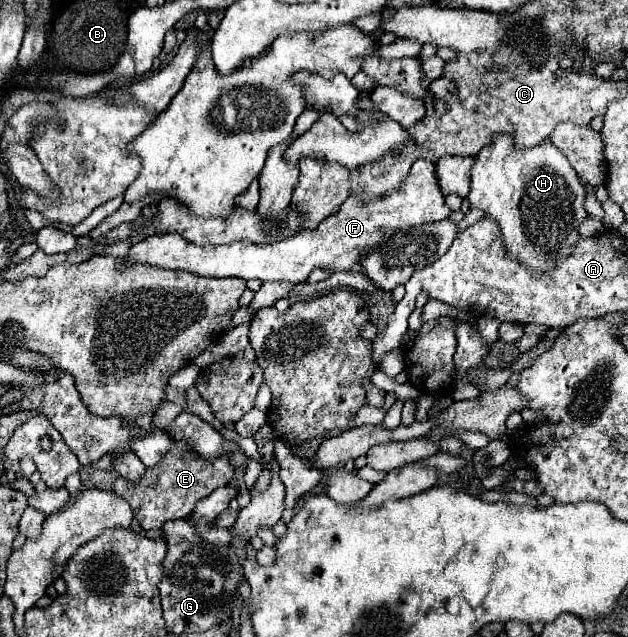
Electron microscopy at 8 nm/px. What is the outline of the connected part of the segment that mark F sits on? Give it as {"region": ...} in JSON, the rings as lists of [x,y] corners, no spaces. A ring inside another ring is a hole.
{"region":[[[415,161],[405,183],[397,189],[391,191],[389,195],[383,195],[379,199],[373,199],[369,203],[361,203],[359,195],[349,195],[347,201],[339,207],[339,211],[327,219],[323,219],[317,229],[303,229],[297,235],[277,241],[273,245],[255,245],[251,241],[233,241],[229,245],[195,245],[187,239],[183,239],[181,235],[175,233],[165,233],[165,235],[151,235],[139,243],[135,243],[129,251],[129,263],[147,263],[147,265],[155,265],[161,269],[181,269],[181,271],[189,271],[189,273],[197,273],[201,277],[239,277],[239,279],[259,279],[259,281],[291,281],[291,283],[303,283],[307,281],[309,273],[315,267],[329,267],[333,271],[361,271],[359,267],[359,257],[363,251],[369,251],[373,245],[377,245],[379,241],[387,241],[389,235],[393,235],[397,229],[407,229],[407,227],[415,227],[421,223],[429,223],[429,221],[441,221],[447,219],[451,215],[449,207],[445,205],[445,197],[437,185],[437,177],[435,177],[435,165],[431,161]]]}

